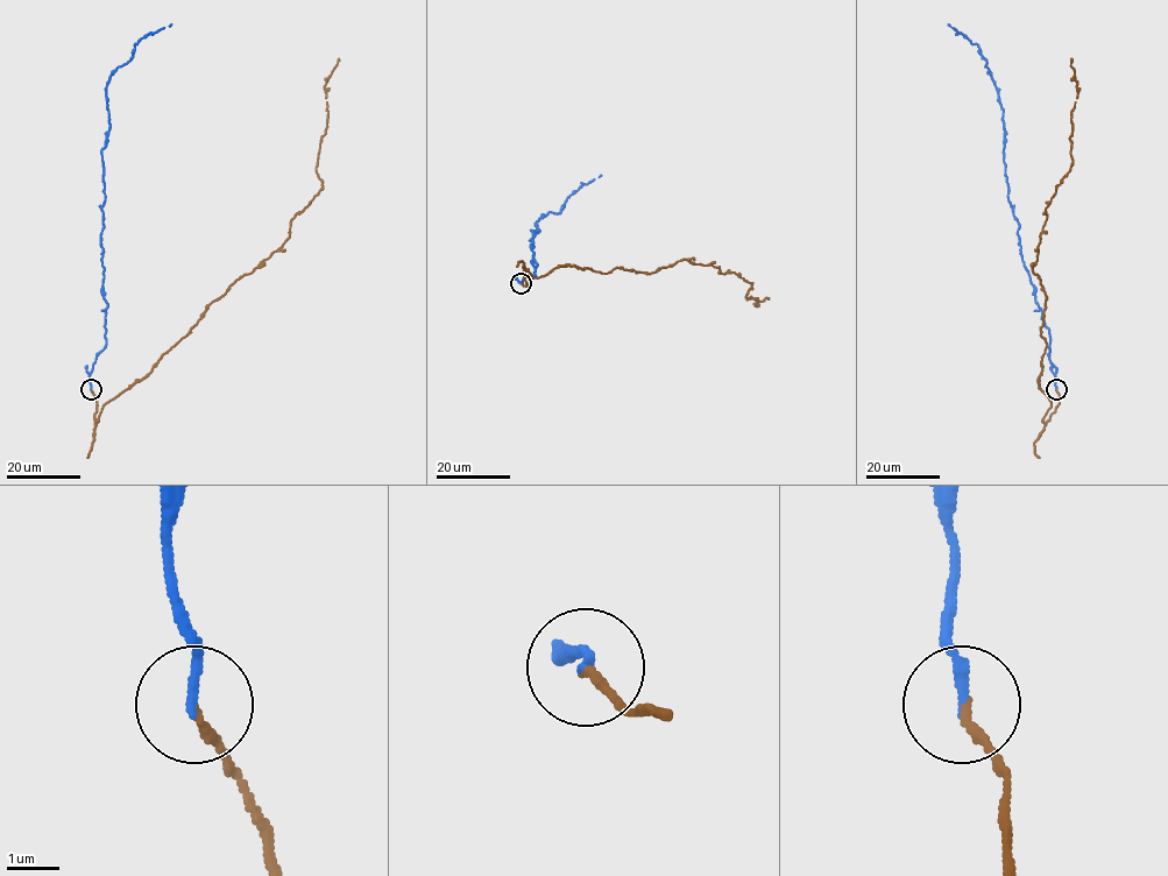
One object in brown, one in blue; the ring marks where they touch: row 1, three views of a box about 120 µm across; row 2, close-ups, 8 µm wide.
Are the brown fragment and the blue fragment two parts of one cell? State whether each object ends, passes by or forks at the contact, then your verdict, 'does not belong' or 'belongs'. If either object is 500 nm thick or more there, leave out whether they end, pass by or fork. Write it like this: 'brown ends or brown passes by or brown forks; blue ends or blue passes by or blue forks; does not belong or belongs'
brown ends; blue ends; belongs

